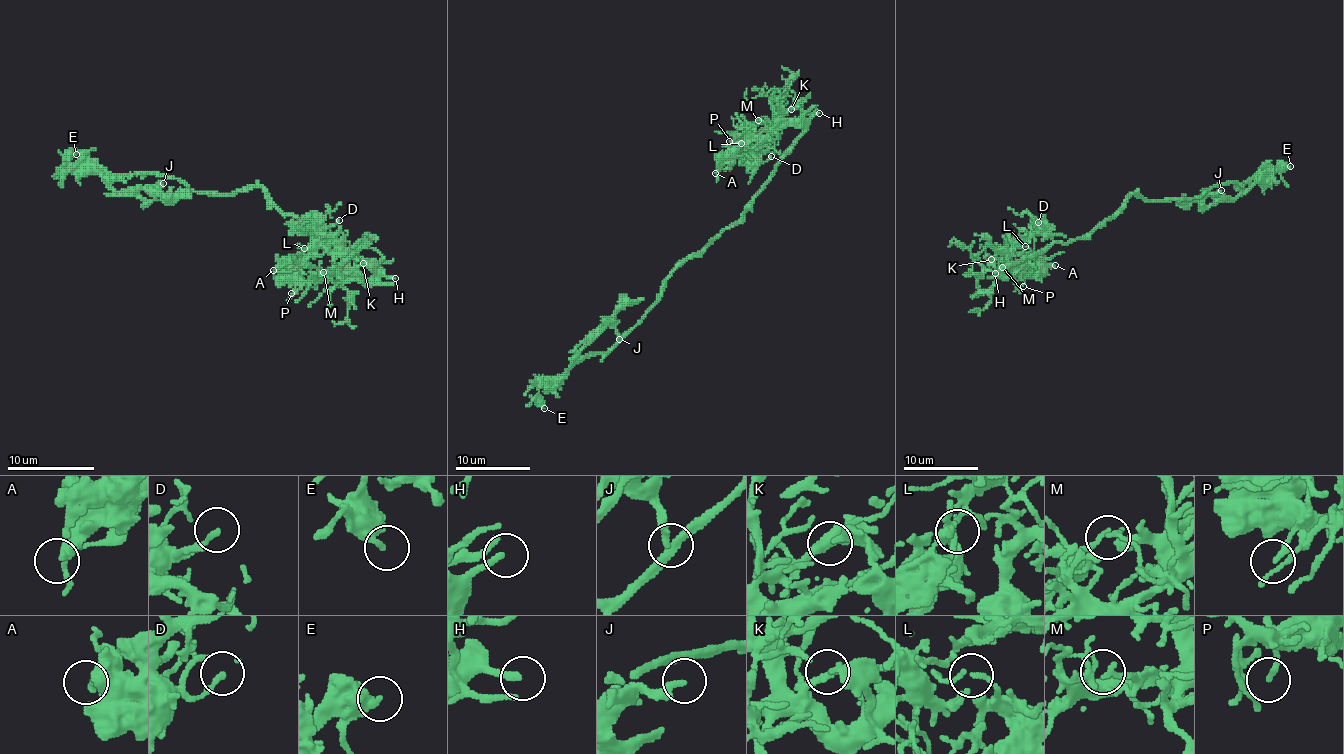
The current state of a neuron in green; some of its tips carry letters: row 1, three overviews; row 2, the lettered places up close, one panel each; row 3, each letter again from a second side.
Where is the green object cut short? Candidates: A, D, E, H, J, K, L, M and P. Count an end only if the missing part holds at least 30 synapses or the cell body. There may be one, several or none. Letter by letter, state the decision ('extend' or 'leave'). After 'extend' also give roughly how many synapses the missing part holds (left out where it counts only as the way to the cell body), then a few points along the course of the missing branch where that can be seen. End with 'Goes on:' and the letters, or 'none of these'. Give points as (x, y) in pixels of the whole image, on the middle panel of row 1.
A: leave
D: leave
E: leave
H: extend
J: leave
K: leave
L: leave
M: leave
P: leave
Goes on: H

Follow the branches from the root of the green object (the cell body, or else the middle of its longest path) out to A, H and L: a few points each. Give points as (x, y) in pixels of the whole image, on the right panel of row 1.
A: (1122, 207), (1088, 233), (1069, 243), (1053, 243), (1006, 271), (1038, 274), (1055, 265)
H: (1122, 207), (1088, 233), (1069, 243), (1053, 243), (995, 273)
L: (1122, 207), (1069, 243), (1053, 243), (1021, 258), (1008, 274), (1023, 274), (1036, 256), (1025, 246)

